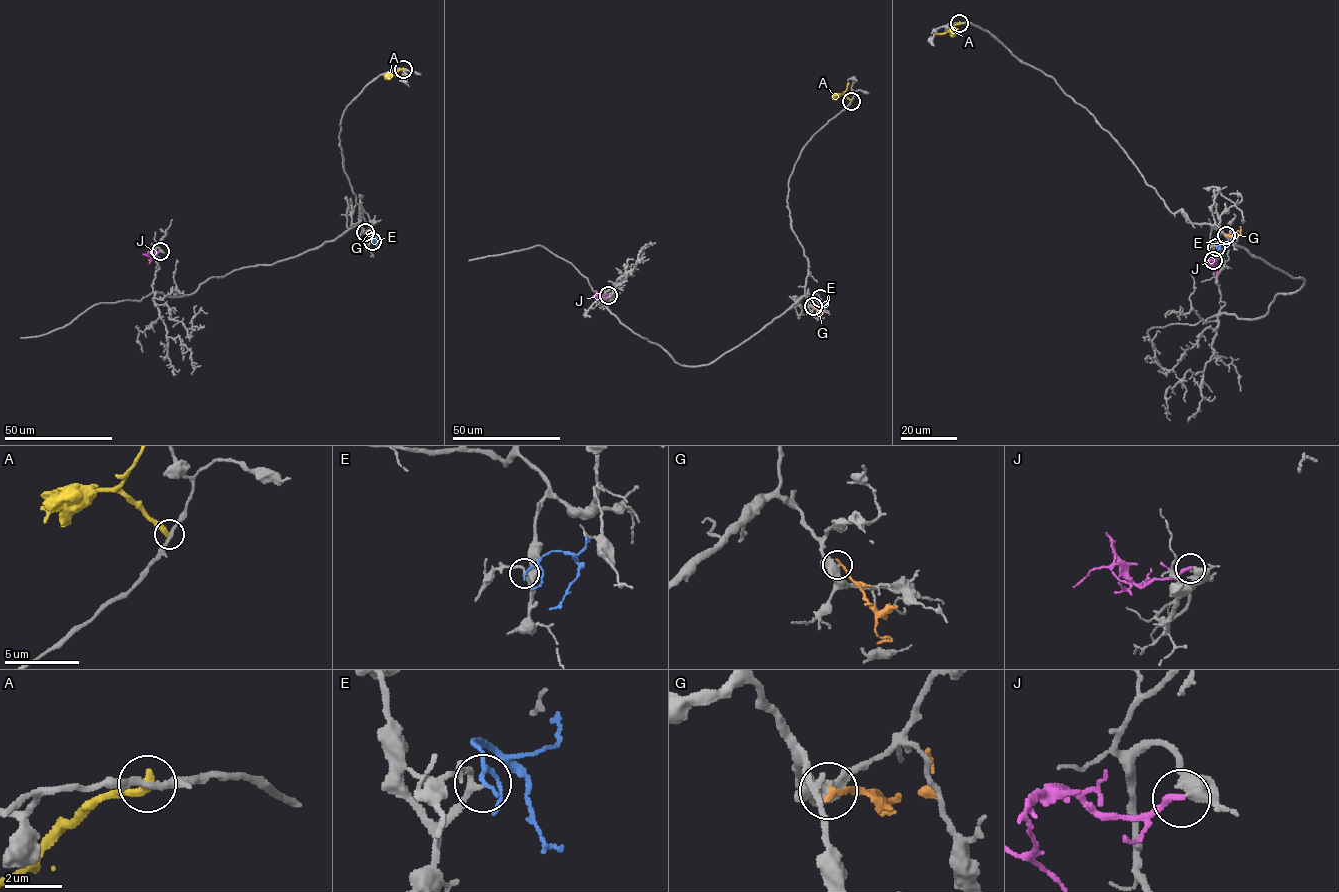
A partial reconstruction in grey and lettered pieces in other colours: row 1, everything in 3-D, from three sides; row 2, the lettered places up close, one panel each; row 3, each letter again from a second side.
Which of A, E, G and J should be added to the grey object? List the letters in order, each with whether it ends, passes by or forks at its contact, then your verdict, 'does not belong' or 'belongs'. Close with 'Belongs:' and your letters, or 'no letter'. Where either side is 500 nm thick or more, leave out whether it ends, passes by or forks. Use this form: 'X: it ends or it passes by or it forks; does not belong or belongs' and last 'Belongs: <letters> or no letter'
A: it ends; does not belong
E: it passes by; does not belong
G: does not belong
J: it ends; does not belong
Belongs: no letter

